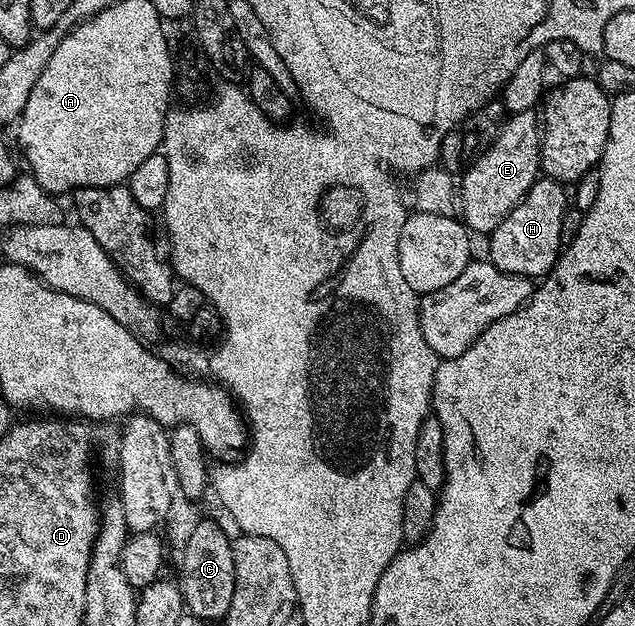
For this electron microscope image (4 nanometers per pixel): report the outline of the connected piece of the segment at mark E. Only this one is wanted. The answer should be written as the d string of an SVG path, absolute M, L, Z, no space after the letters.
M515 112L507 119L501 132L494 137L493 144L470 162L459 179L460 218L470 232L478 231L482 237L493 234L493 230L520 205L533 182L542 174L543 123L538 112Z

